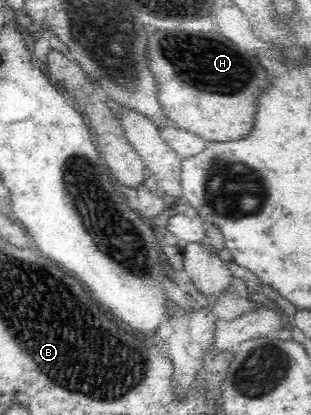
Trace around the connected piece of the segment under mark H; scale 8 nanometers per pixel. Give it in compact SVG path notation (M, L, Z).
M156 31L148 39L150 71L157 81L157 96L173 125L194 133L207 142L227 142L244 139L256 123L257 99L271 84L268 72L254 54L236 46L234 41L218 33L202 31Z

